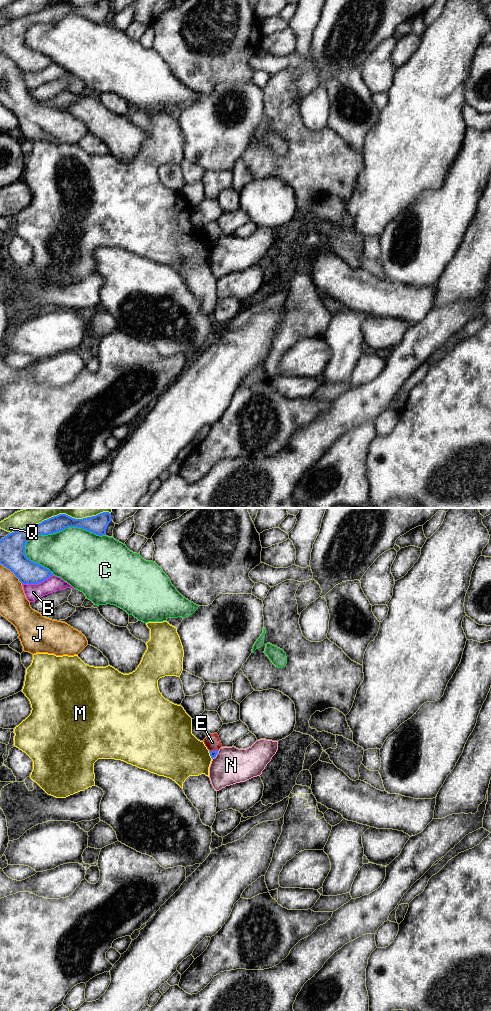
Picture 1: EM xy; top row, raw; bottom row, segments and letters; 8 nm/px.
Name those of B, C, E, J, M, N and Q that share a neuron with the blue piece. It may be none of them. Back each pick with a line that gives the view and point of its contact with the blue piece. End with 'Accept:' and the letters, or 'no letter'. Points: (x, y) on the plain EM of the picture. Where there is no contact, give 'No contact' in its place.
Accept: no letter

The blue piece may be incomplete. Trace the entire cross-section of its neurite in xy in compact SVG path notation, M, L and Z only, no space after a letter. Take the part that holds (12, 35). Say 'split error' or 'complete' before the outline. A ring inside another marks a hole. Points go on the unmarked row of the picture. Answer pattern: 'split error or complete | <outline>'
complete | M109 0L83 7L75 7L66 2L59 2L39 12L26 14L0 28L0 52L13 60L22 72L42 71L53 61L26 45L25 33L29 27L36 23L57 21L68 15L82 16L102 24L106 22L106 17L111 9L111 1Z

